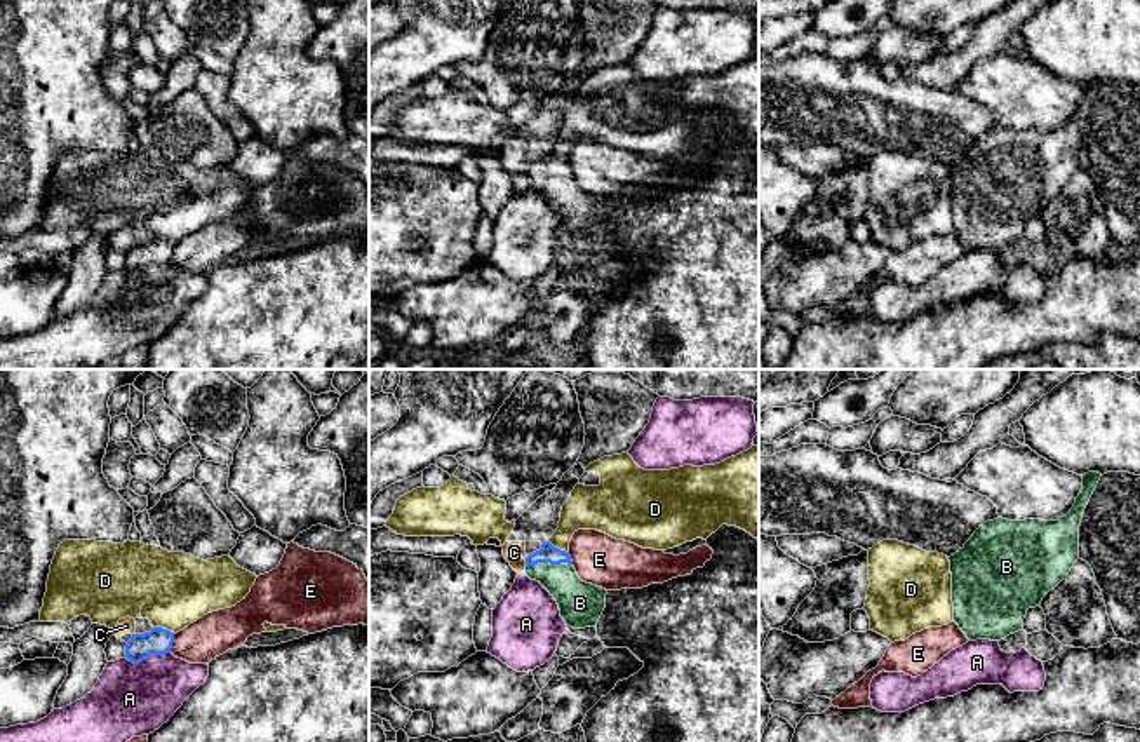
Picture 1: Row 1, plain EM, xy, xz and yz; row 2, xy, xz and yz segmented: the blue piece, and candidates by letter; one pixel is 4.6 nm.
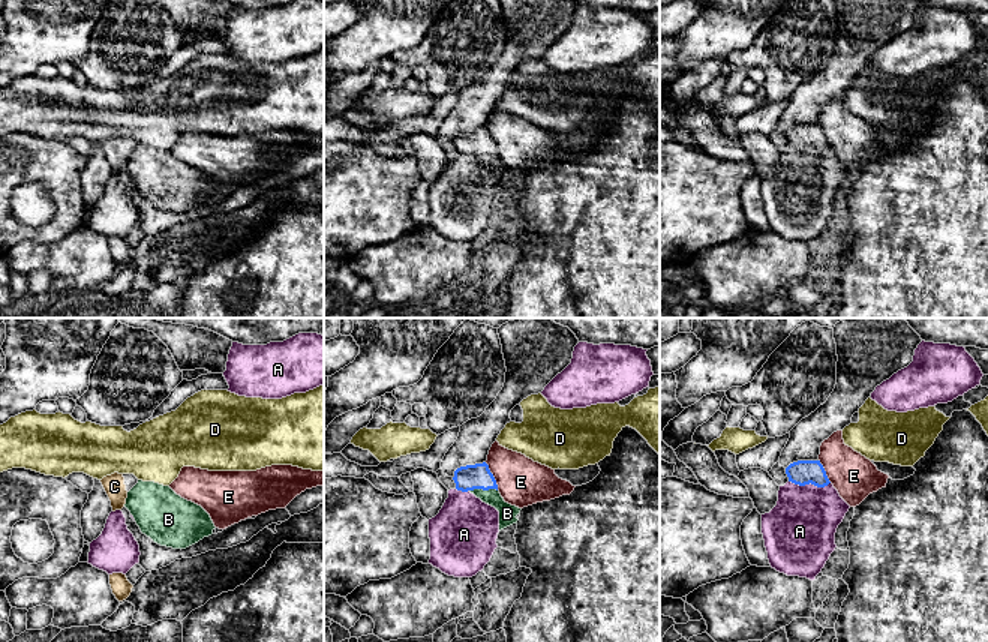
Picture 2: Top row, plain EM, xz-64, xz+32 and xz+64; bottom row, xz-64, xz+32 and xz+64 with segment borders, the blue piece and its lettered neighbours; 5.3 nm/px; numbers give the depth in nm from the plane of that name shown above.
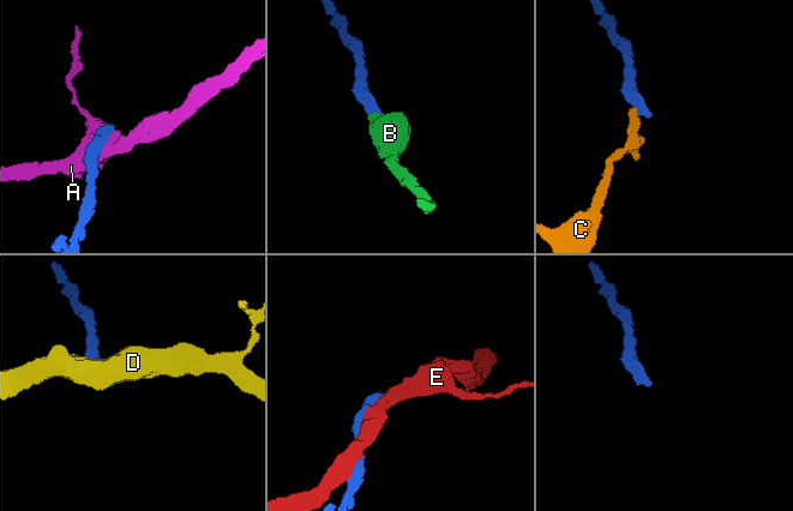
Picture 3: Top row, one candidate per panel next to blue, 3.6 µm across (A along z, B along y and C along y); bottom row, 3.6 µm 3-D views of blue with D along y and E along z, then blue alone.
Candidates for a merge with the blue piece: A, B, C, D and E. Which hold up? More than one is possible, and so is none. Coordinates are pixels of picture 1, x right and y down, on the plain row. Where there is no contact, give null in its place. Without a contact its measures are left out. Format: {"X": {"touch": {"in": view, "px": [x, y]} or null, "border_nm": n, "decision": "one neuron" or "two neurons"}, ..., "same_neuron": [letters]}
{"A": {"touch": {"in": "xy", "px": [147, 267]}, "border_nm": 220, "decision": "two neurons"}, "B": {"touch": {"in": "xz", "px": [549, 171]}, "border_nm": 220, "decision": "one neuron"}, "C": {"touch": {"in": "xz", "px": [526, 171]}, "border_nm": 60, "decision": "two neurons"}, "D": {"touch": {"in": "xy", "px": [164, 239]}, "border_nm": 110, "decision": "two neurons"}, "E": {"touch": {"in": "xy", "px": [173, 251]}, "border_nm": 90, "decision": "two neurons"}, "same_neuron": ["B"]}

